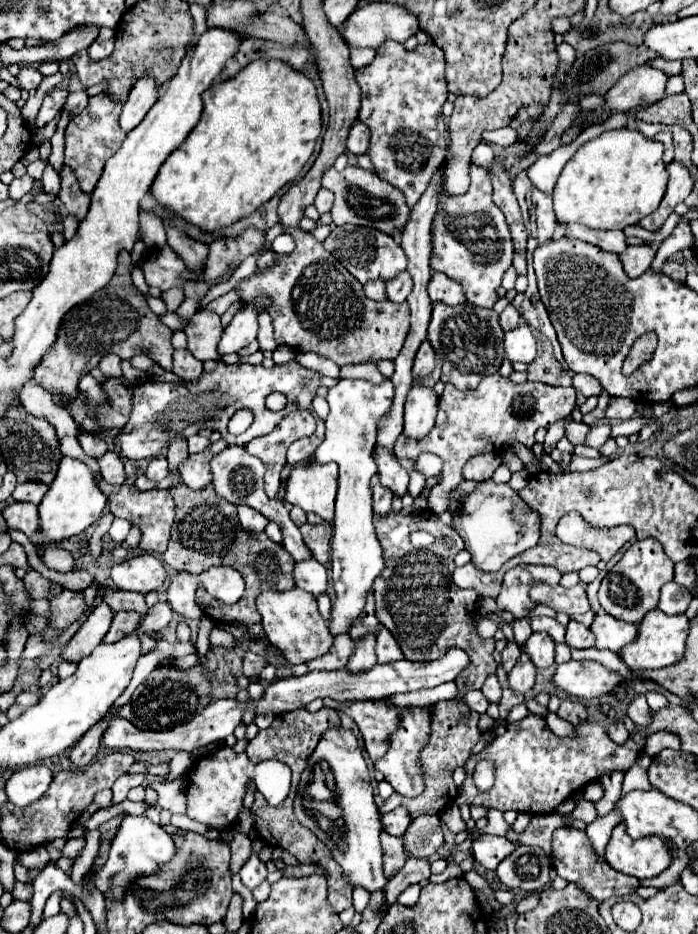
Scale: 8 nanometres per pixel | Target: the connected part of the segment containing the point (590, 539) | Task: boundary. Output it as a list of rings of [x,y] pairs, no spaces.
[[[568,513],[560,519],[556,535],[562,539],[562,543],[580,547],[580,549],[590,549],[600,555],[604,563],[610,561],[610,557],[628,541],[634,539],[634,529],[628,525],[620,527],[592,527],[588,521],[584,521],[578,513]]]

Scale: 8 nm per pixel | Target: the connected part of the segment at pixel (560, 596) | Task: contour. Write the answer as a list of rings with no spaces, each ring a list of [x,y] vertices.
[[[538,583],[532,587],[532,599],[536,599],[542,605],[548,605],[560,613],[566,615],[576,615],[576,613],[586,613],[590,611],[590,601],[586,597],[586,587],[578,583],[572,589],[564,589],[560,585],[546,585]]]

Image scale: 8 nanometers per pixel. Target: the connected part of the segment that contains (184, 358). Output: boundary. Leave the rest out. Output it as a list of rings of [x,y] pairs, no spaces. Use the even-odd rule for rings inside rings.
[[[176,349],[172,355],[172,373],[184,381],[194,381],[202,375],[202,363],[188,349]]]

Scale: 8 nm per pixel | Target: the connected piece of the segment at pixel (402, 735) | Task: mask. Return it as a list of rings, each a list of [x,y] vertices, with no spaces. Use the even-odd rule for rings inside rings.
[[[410,707],[402,709],[402,723],[396,733],[392,733],[388,753],[384,759],[376,761],[374,767],[384,773],[384,781],[388,781],[396,793],[402,797],[416,797],[424,791],[424,769],[420,763],[420,751],[426,747],[430,737],[430,719],[432,707]]]

